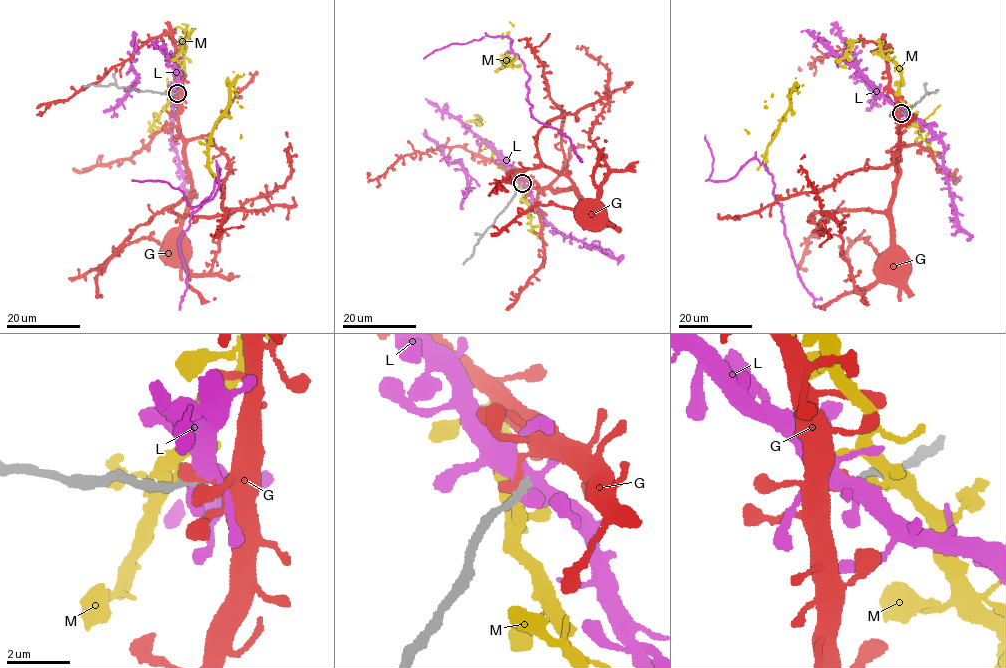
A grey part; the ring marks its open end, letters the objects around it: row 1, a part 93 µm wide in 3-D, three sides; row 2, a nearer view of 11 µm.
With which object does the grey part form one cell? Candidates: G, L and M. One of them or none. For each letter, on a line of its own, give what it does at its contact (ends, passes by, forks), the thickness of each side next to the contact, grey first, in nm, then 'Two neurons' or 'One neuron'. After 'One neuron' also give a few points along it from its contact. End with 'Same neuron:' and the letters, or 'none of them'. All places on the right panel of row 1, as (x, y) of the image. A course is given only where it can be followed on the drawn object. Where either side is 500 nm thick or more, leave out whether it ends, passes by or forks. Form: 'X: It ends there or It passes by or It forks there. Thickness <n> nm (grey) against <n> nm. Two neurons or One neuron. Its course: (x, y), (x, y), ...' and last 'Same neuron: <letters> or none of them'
G: It ends there. Thickness 300 nm (grey) against 360 nm. Two neurons
L: It forks there. Thickness 300 nm (grey) against 400 nm. Two neurons
M: It ends there. Thickness 360 nm (grey) against 400 nm. Two neurons
Same neuron: none of them

